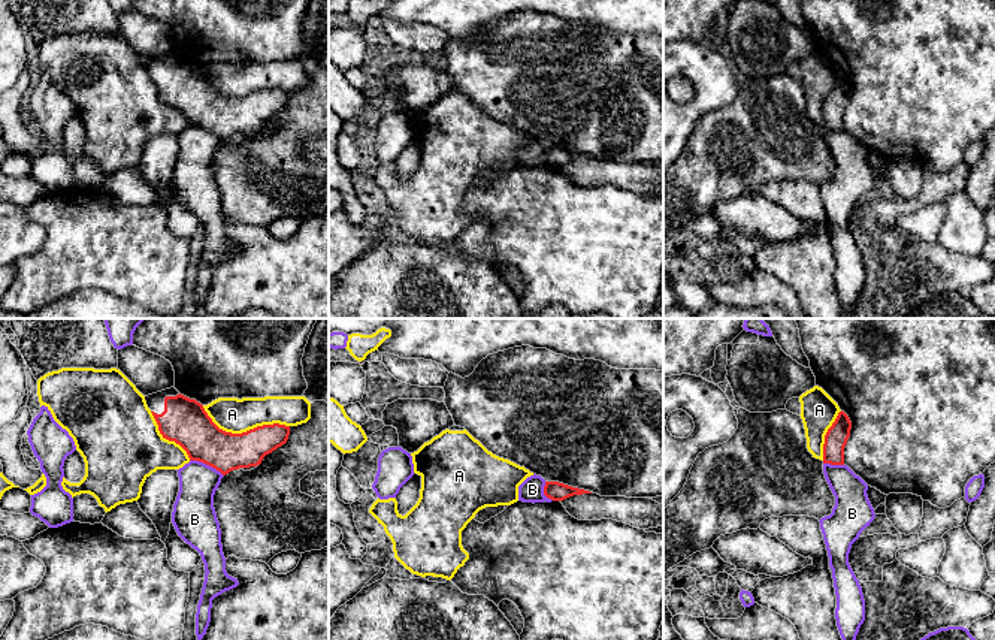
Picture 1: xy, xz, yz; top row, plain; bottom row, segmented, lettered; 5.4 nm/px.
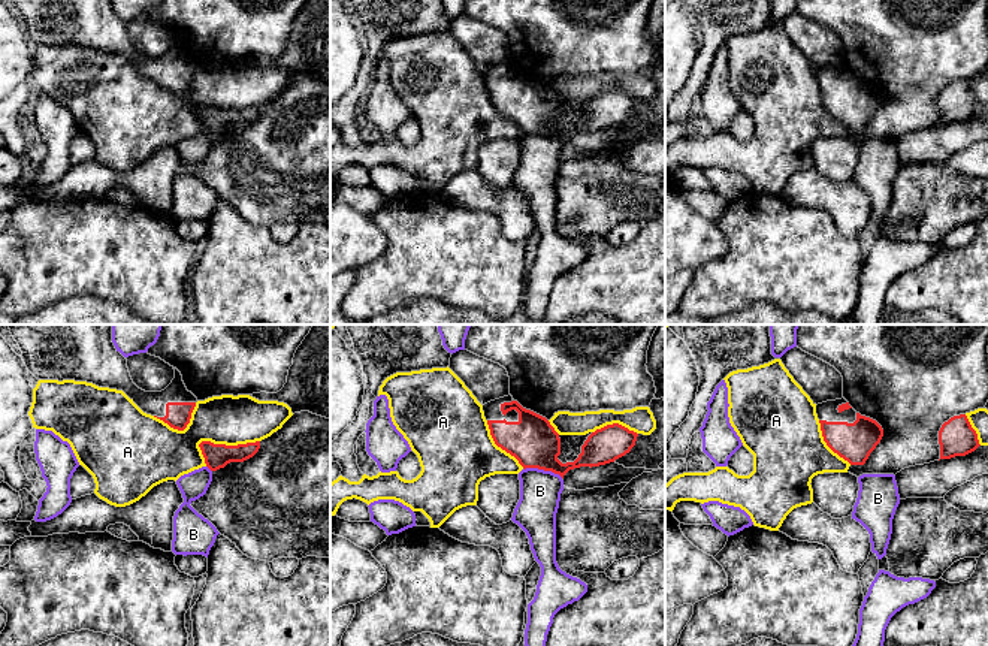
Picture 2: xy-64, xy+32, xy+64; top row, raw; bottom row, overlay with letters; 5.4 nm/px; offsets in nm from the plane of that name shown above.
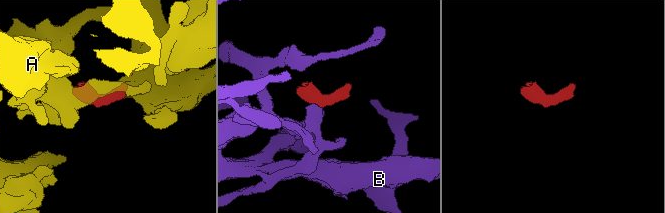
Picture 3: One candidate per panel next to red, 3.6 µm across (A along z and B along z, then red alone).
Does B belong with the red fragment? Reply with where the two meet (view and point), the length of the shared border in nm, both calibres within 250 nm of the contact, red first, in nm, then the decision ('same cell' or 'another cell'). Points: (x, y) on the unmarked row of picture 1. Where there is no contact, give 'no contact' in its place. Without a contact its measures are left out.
contact xy (206, 129); length 200 nm; calibres 240 and 200 nm; another cell

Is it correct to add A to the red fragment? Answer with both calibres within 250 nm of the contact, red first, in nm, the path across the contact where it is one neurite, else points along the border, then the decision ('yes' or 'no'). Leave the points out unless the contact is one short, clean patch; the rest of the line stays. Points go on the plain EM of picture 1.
220 nm thick on the red side, 190 nm on the other; no

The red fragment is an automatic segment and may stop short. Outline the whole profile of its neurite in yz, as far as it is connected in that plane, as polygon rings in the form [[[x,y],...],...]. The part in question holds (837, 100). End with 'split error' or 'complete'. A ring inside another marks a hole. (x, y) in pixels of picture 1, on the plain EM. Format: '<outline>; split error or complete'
[[[840,76],[825,100],[823,129],[844,130],[844,112],[850,102],[852,87],[844,76]]]; complete

